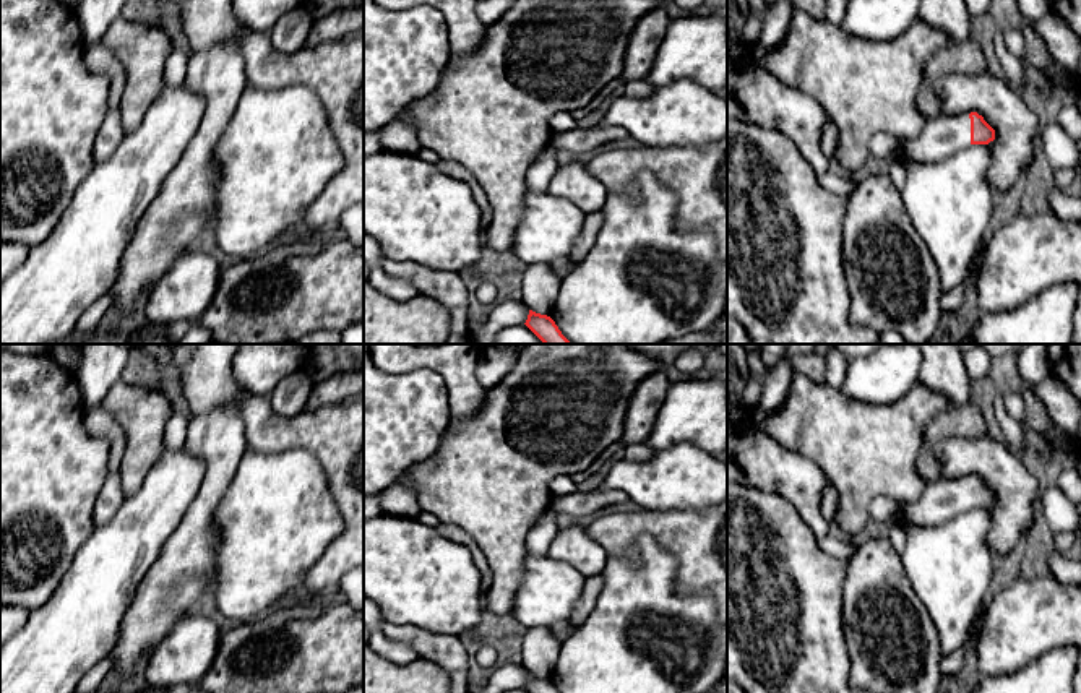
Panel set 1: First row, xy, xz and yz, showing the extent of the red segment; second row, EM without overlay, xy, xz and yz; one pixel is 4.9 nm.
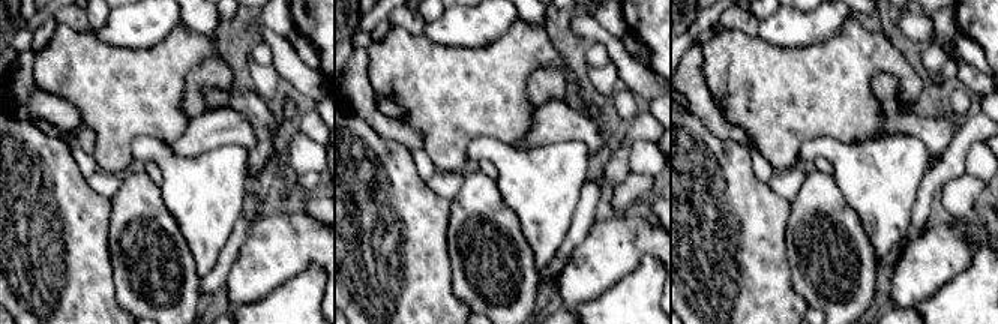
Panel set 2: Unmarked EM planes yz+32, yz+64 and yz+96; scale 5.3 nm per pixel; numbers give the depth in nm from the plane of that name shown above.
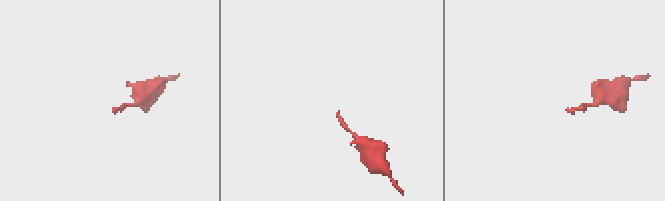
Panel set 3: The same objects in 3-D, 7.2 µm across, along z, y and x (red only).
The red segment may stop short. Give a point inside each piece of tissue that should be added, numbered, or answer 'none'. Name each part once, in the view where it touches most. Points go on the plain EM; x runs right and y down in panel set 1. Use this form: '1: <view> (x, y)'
1: yz (942, 500)

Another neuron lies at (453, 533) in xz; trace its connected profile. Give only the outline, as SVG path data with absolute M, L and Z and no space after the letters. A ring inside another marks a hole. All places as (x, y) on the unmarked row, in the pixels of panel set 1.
M438 523L435 529L441 537L451 542L456 542L459 545L464 545L469 550L472 562L479 571L485 570L490 573L484 552L464 529L454 524L446 524L446 523Z

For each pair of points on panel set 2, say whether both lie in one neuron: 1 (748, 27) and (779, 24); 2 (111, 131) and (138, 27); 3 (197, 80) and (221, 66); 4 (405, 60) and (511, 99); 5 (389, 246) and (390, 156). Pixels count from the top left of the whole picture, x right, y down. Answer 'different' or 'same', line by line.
1: different
2: different
3: same
4: same
5: same

